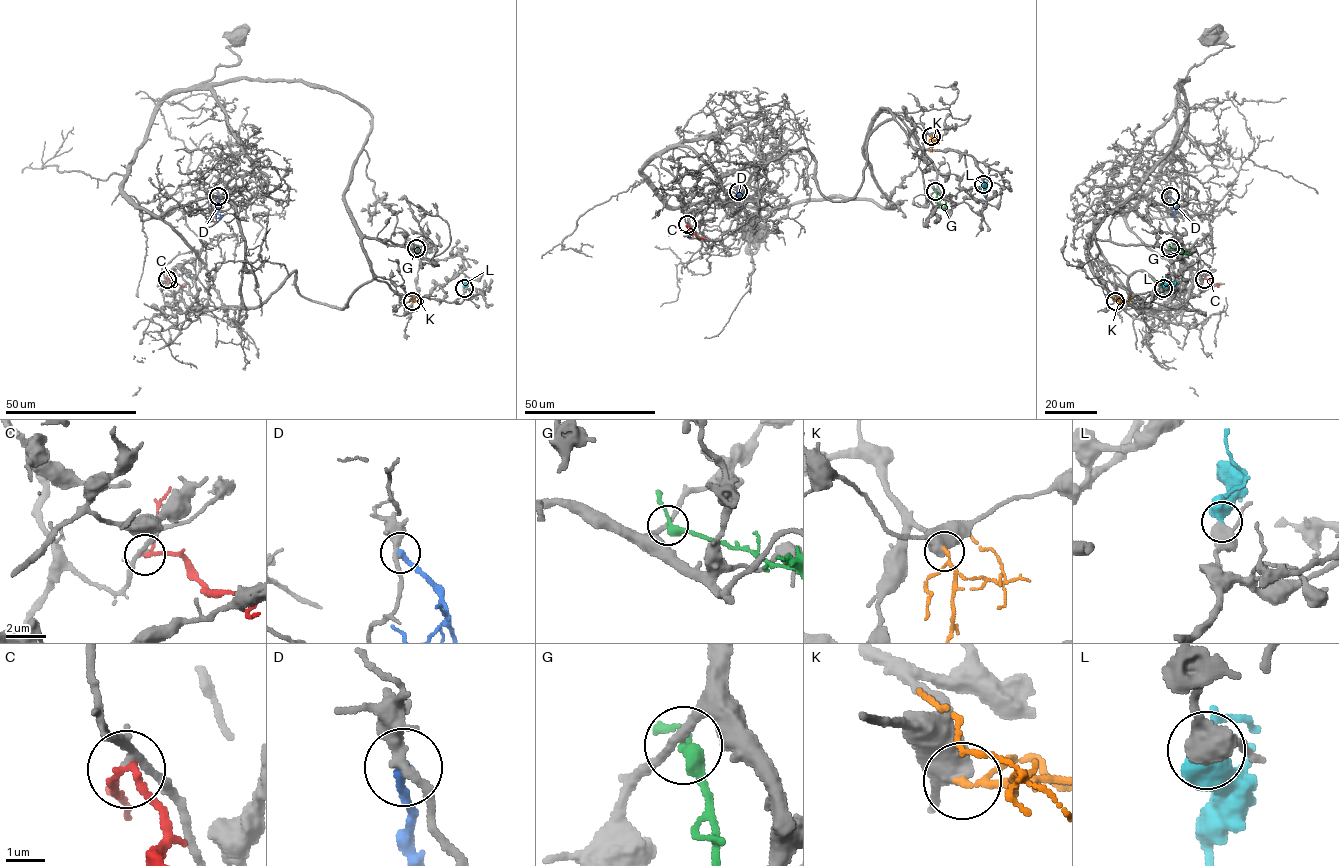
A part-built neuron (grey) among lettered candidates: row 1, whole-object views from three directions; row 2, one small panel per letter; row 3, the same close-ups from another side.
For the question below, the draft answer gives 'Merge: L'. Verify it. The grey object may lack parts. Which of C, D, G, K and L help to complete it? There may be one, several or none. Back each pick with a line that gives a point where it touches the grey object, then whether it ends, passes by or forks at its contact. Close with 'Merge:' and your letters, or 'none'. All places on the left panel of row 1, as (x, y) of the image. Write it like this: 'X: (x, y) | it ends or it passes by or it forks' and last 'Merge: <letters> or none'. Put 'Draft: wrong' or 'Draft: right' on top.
Draft: right
L: (464, 288) | it passes by
Merge: L

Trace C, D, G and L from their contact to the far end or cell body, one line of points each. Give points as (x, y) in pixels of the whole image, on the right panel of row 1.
C: (1204, 279), (1218, 287)
D: (1170, 196), (1177, 207), (1174, 221)
G: (1170, 248), (1185, 253)
L: (1163, 288), (1170, 282), (1175, 286)

